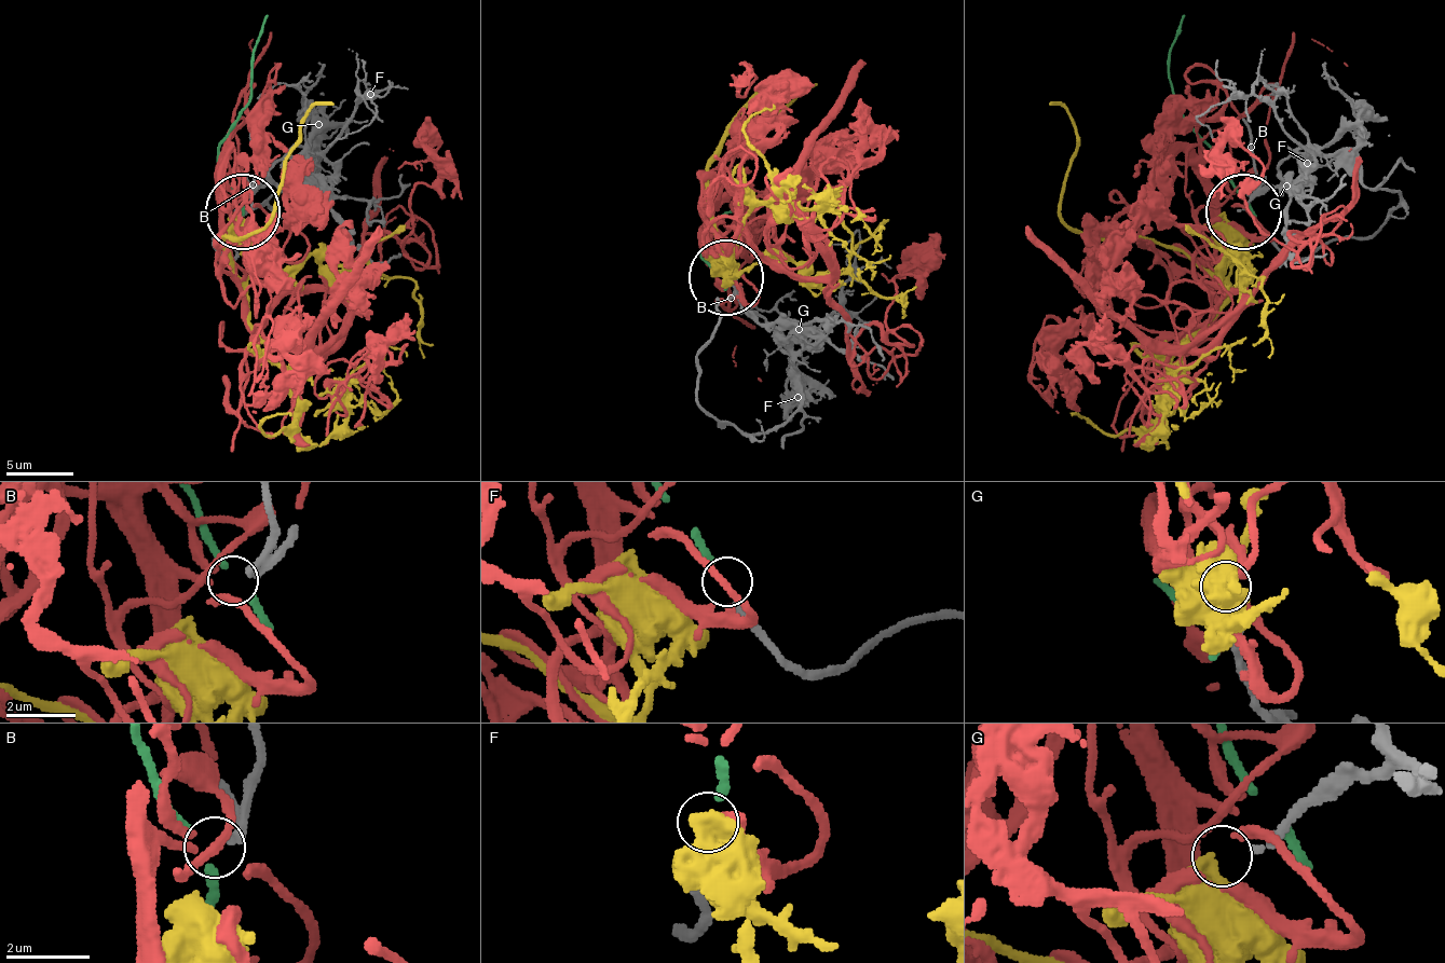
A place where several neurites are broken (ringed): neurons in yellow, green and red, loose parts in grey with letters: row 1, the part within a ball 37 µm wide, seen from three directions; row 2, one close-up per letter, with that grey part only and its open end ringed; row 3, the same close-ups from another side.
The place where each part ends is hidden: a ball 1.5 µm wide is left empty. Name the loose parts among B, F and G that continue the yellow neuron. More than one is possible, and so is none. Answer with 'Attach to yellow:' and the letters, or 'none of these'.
Attach to yellow: G

